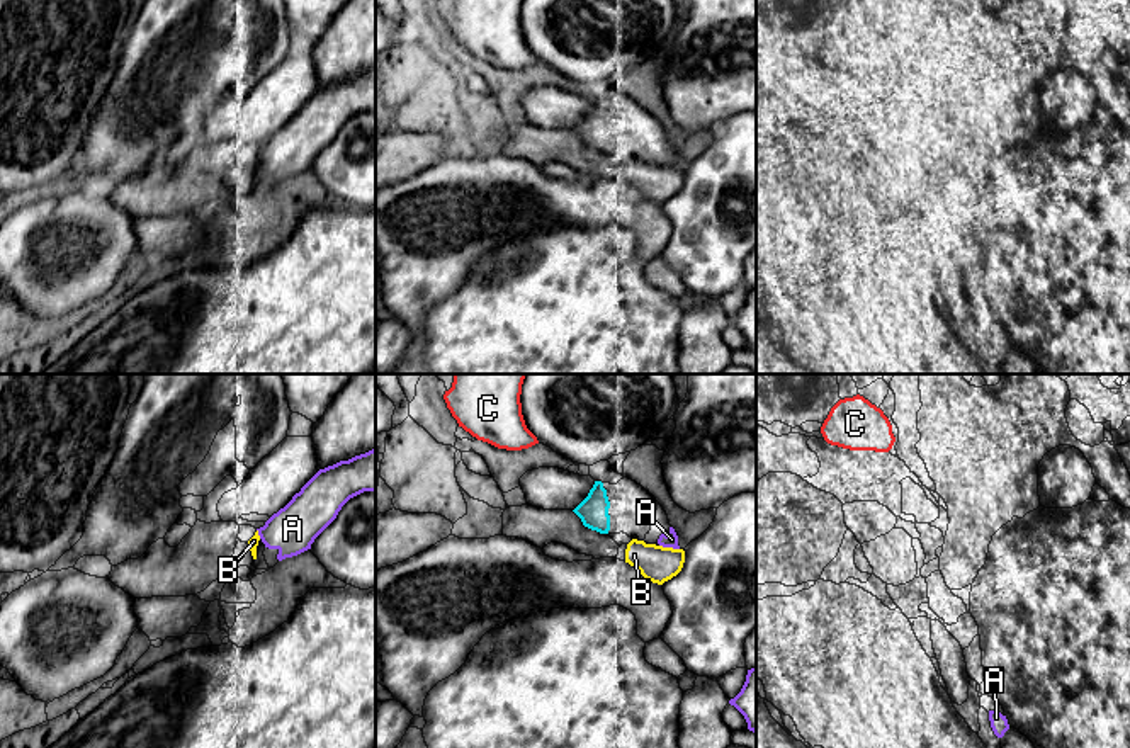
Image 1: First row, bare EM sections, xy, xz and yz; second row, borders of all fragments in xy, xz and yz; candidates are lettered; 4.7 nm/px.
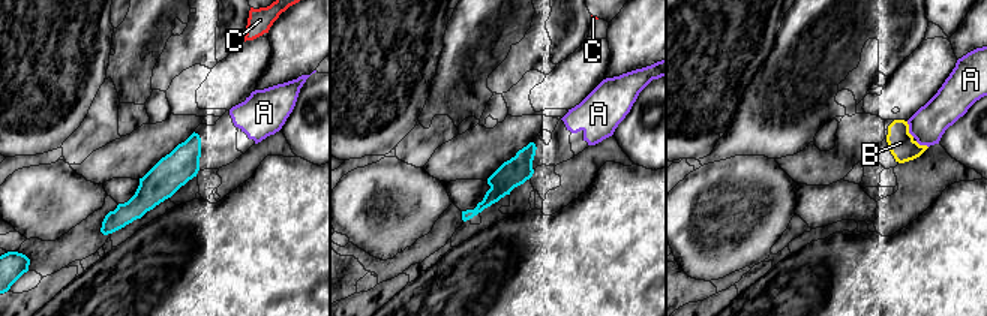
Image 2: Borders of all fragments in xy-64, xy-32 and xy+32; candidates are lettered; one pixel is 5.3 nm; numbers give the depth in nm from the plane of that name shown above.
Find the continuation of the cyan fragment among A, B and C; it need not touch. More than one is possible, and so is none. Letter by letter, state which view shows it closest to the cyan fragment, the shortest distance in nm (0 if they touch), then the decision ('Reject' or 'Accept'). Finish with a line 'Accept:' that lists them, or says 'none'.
A: Closest in xz. Distance 240 nm. Accept
B: Closest in xz. Distance 110 nm. Reject
C: Closest in xz. Distance 320 nm. Reject
Accept: A

